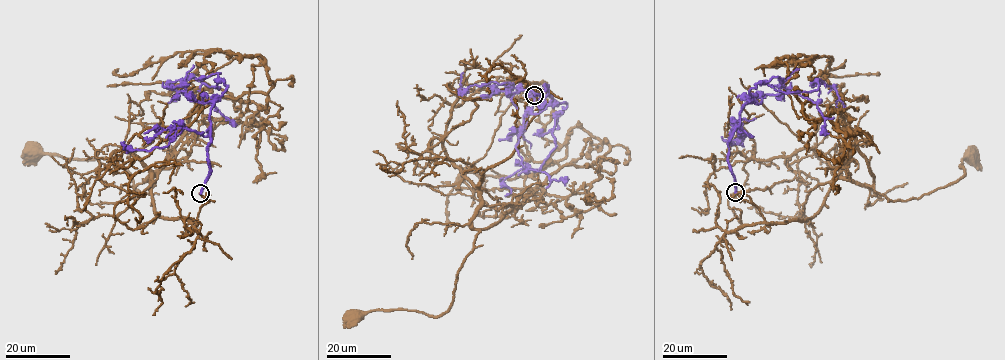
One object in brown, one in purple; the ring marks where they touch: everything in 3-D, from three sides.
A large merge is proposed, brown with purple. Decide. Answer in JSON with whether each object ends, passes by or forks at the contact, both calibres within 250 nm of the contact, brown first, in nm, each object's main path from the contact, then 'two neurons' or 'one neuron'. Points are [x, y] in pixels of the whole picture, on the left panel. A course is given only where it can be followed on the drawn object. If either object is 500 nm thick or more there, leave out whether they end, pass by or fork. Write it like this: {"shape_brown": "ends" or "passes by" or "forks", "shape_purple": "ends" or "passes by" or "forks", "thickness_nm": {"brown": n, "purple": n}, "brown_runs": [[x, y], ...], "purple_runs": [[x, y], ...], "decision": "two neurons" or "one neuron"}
{"shape_brown": "ends", "shape_purple": "ends", "thickness_nm": {"brown": 240, "purple": 360}, "brown_runs": [[200, 193], [209, 201], [194, 221], [160, 217], [152, 175], [142, 193], [105, 158], [33, 151]], "purple_runs": [[201, 193], [209, 168], [211, 107], [227, 86], [171, 81], [177, 94], [168, 102]], "decision": "two neurons"}

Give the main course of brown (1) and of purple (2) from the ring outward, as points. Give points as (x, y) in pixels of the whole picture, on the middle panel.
1: (533, 95), (542, 109), (519, 146), (480, 180), (479, 232), (450, 307), (355, 317)
2: (534, 95), (544, 85), (566, 104), (556, 147), (540, 169), (524, 167), (505, 179), (510, 189), (500, 187)

